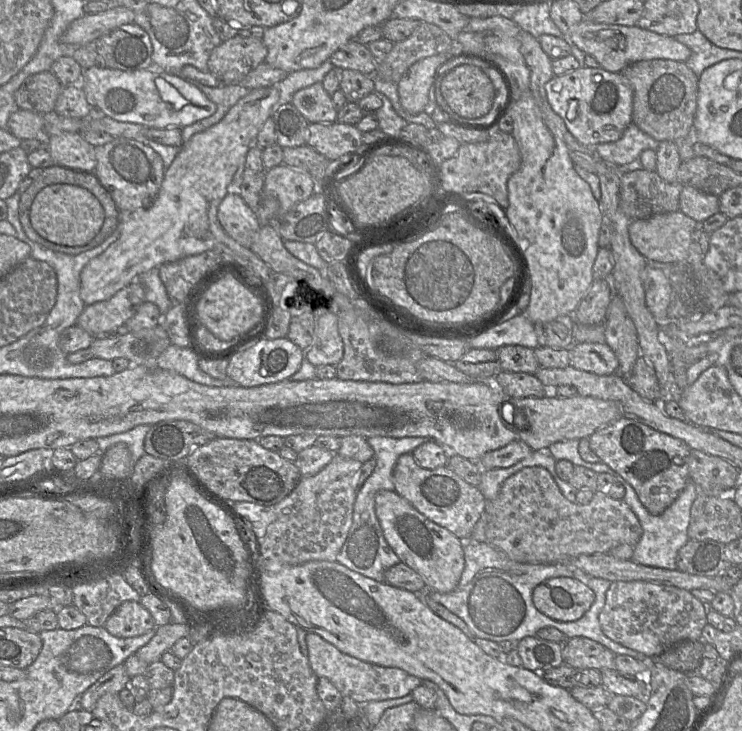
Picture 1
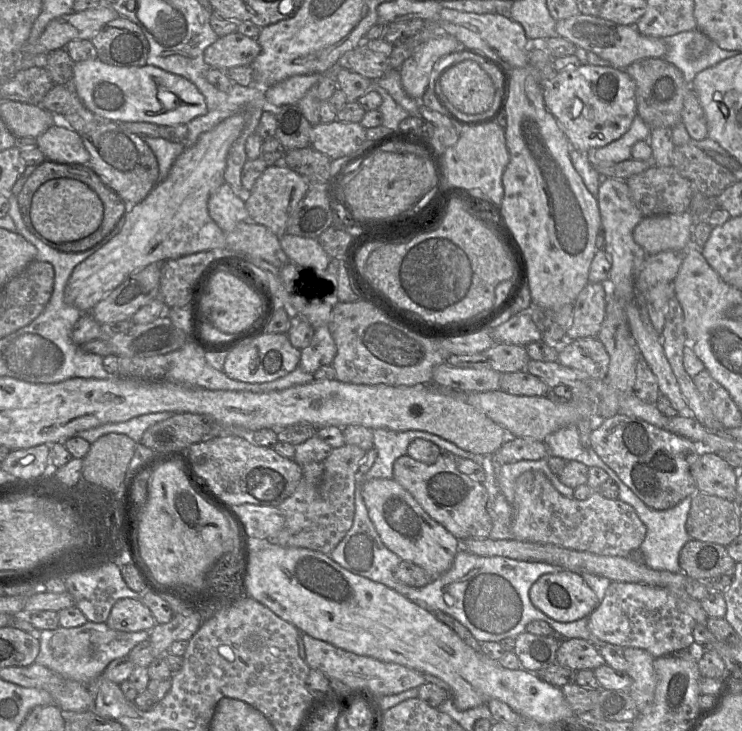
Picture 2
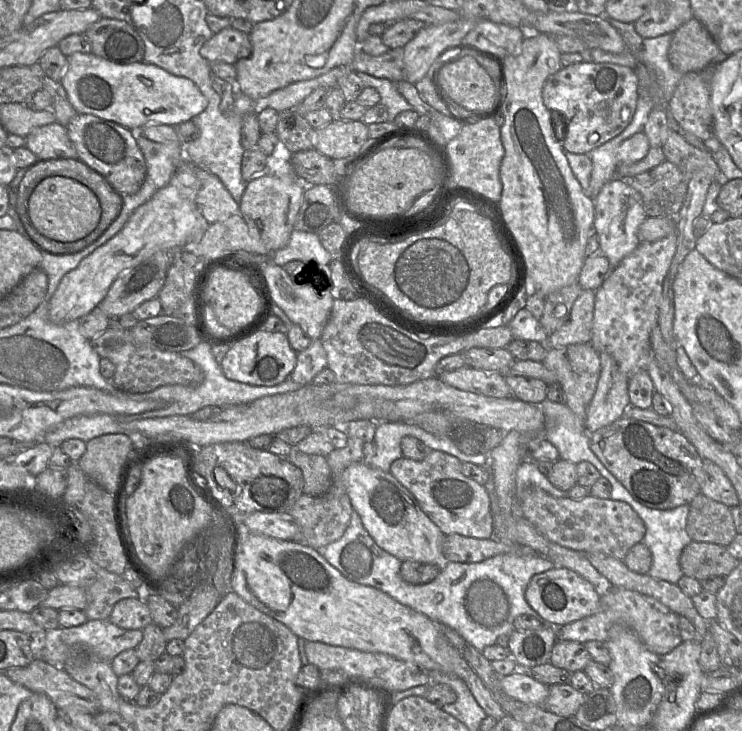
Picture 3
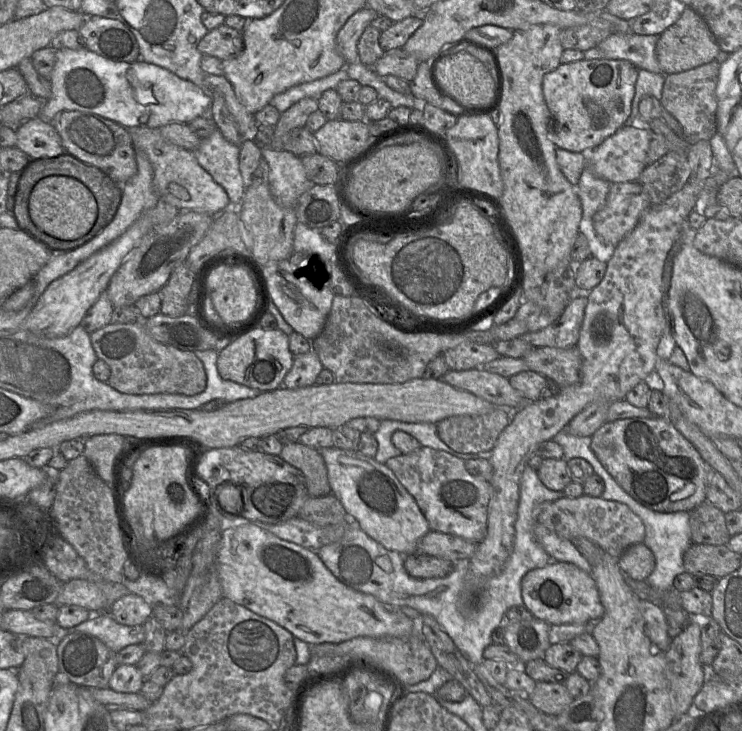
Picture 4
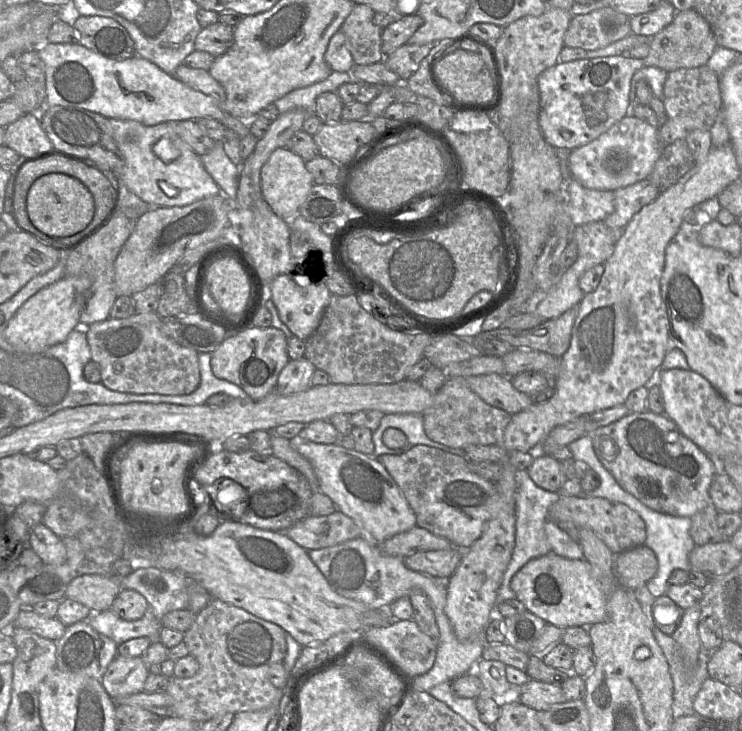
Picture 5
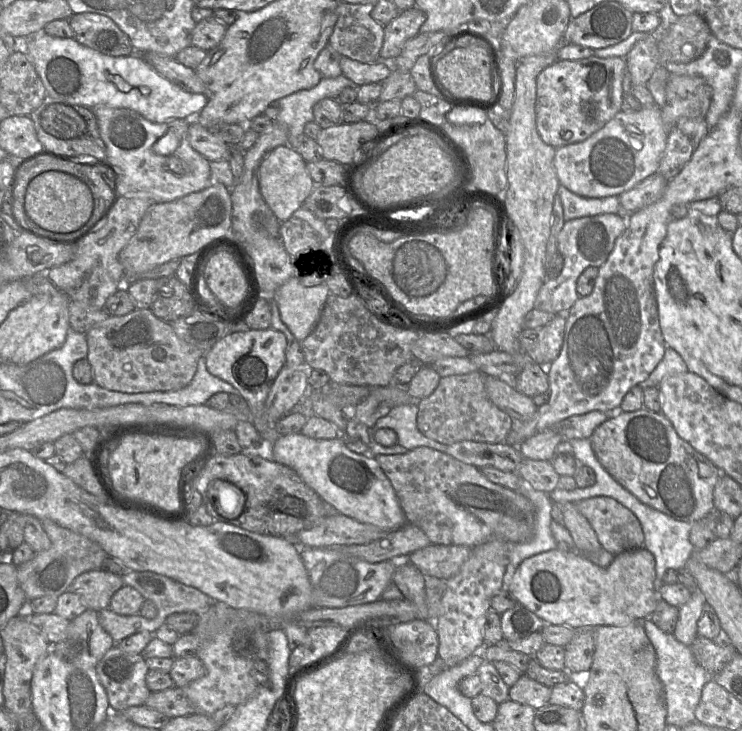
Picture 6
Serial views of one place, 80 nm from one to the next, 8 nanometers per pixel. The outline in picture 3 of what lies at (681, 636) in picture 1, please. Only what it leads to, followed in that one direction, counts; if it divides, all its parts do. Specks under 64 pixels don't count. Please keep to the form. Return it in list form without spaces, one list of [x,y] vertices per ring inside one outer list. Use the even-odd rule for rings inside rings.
[[[619,587],[604,589],[601,592],[600,611],[562,626],[557,632],[557,639],[558,641],[573,641],[582,644],[588,641],[605,642],[611,628],[615,625],[625,625],[633,630],[643,644],[659,656],[671,652],[683,641],[679,631],[678,614],[653,597]]]

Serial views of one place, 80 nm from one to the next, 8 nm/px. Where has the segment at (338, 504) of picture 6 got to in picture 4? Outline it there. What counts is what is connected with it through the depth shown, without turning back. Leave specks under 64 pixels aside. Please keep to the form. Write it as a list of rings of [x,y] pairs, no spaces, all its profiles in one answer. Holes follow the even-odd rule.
[[[335,447],[318,449],[323,457],[331,493],[354,517],[363,532],[388,550],[401,555],[416,553],[418,542],[429,531],[429,523],[415,499],[385,464],[361,454],[358,450]]]

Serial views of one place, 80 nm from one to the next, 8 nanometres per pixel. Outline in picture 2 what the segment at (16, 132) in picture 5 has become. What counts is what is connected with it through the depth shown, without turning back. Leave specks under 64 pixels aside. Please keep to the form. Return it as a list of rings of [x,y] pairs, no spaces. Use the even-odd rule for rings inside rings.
[[[54,123],[36,138],[37,147],[47,160],[65,164],[89,165],[90,154],[81,135],[72,128]]]

